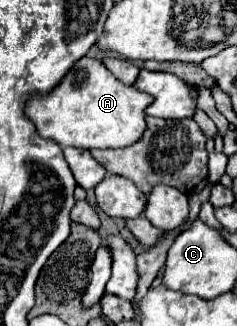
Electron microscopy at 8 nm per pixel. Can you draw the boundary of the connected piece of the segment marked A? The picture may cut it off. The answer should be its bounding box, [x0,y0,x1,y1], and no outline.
[24,55,150,149]

